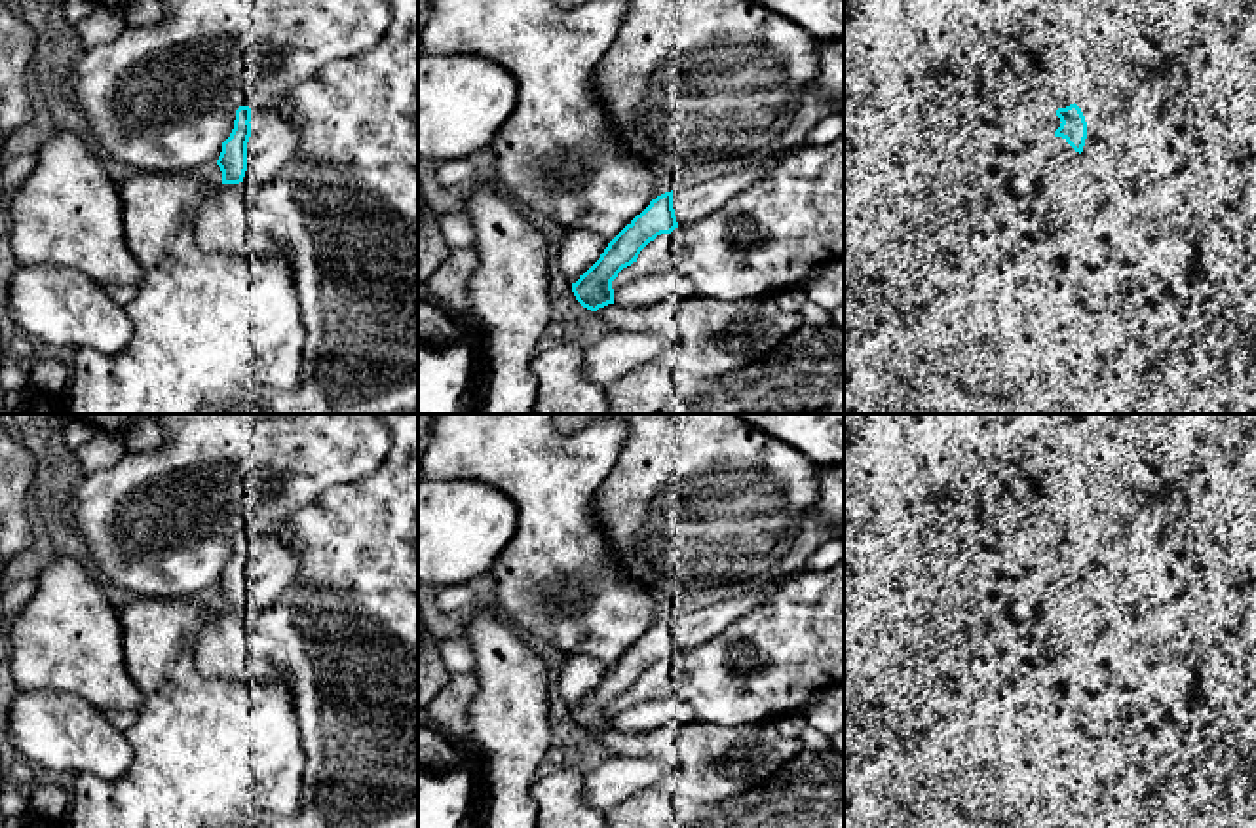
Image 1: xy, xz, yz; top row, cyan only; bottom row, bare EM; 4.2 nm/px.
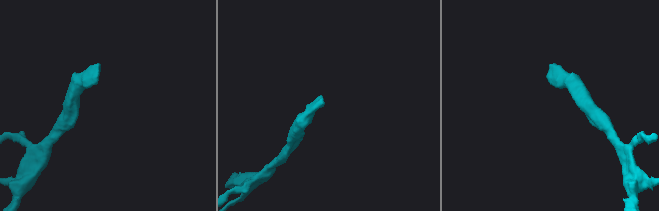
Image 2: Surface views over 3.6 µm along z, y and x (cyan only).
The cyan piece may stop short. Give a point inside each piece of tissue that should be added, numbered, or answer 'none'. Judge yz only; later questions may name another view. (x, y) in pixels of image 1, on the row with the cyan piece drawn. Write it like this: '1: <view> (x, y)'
1: yz (1063, 162)

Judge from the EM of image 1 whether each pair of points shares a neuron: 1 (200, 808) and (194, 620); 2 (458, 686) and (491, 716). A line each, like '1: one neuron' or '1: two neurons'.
1: one neuron
2: two neurons

